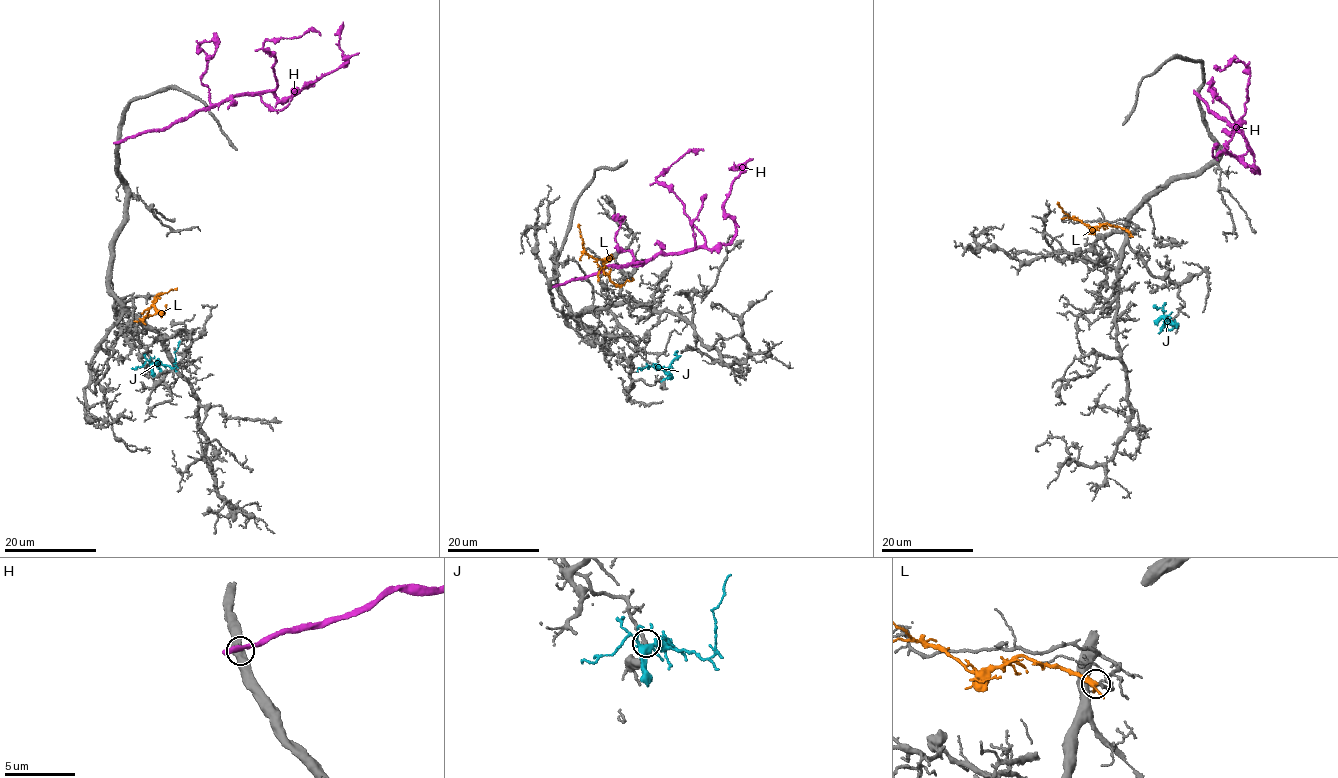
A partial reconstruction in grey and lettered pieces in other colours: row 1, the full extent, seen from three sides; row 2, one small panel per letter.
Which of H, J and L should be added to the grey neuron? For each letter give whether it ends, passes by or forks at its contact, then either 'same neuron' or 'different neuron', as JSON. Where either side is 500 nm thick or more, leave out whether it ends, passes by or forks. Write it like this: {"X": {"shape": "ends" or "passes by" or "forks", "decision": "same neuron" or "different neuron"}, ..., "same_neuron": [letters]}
{"H": {"decision": "different neuron"}, "J": {"shape": "ends", "decision": "different neuron"}, "L": {"shape": "passes by", "decision": "same neuron"}, "same_neuron": ["L"]}

